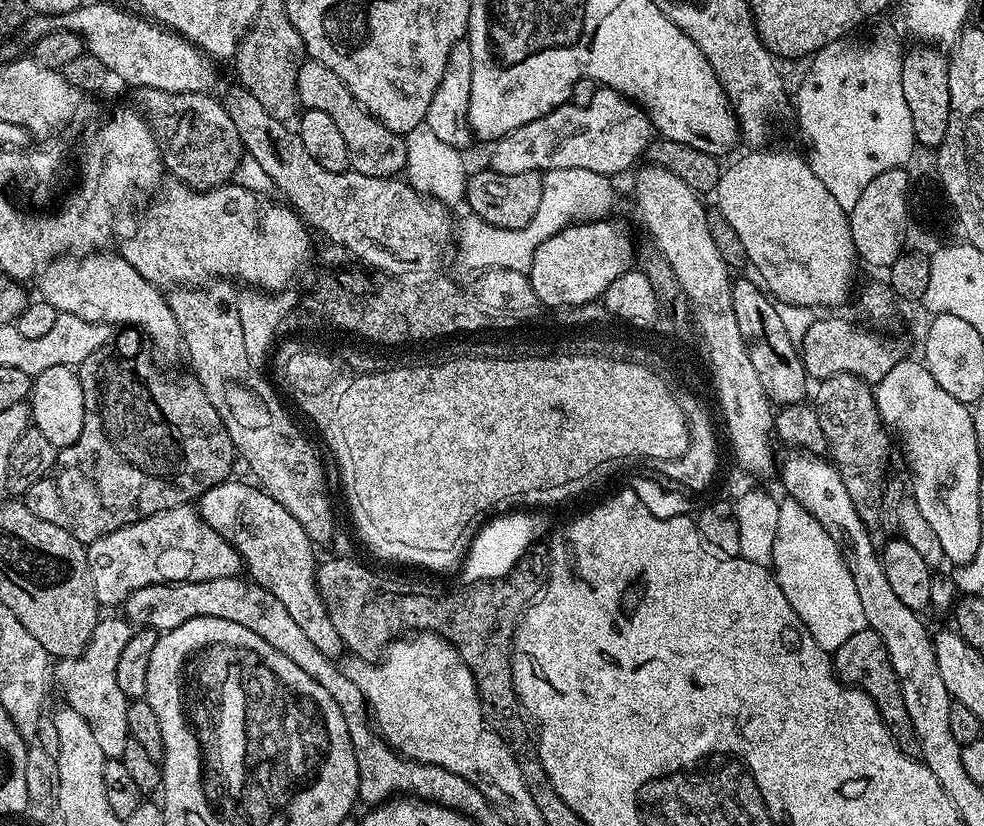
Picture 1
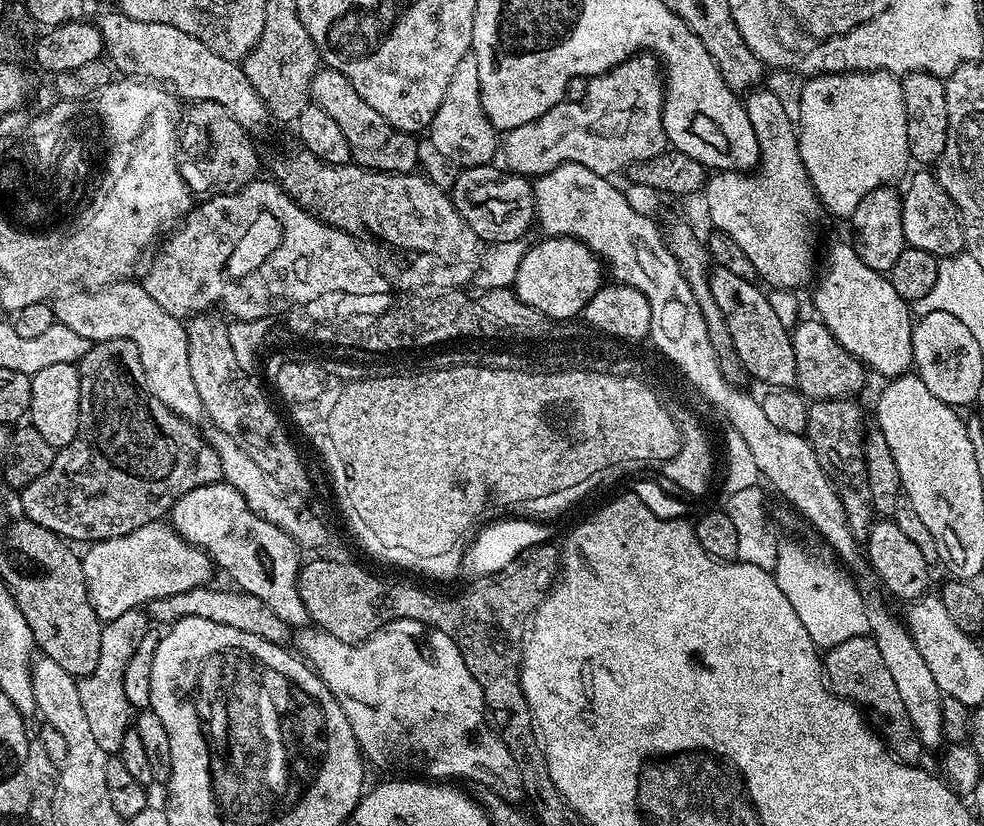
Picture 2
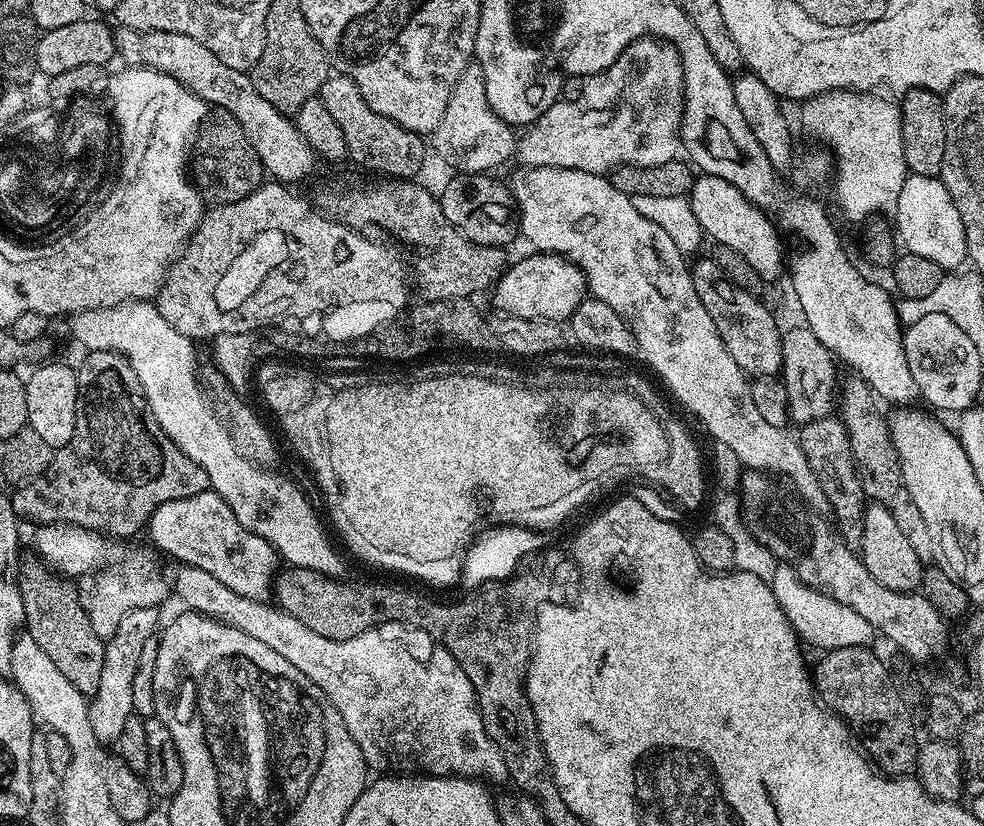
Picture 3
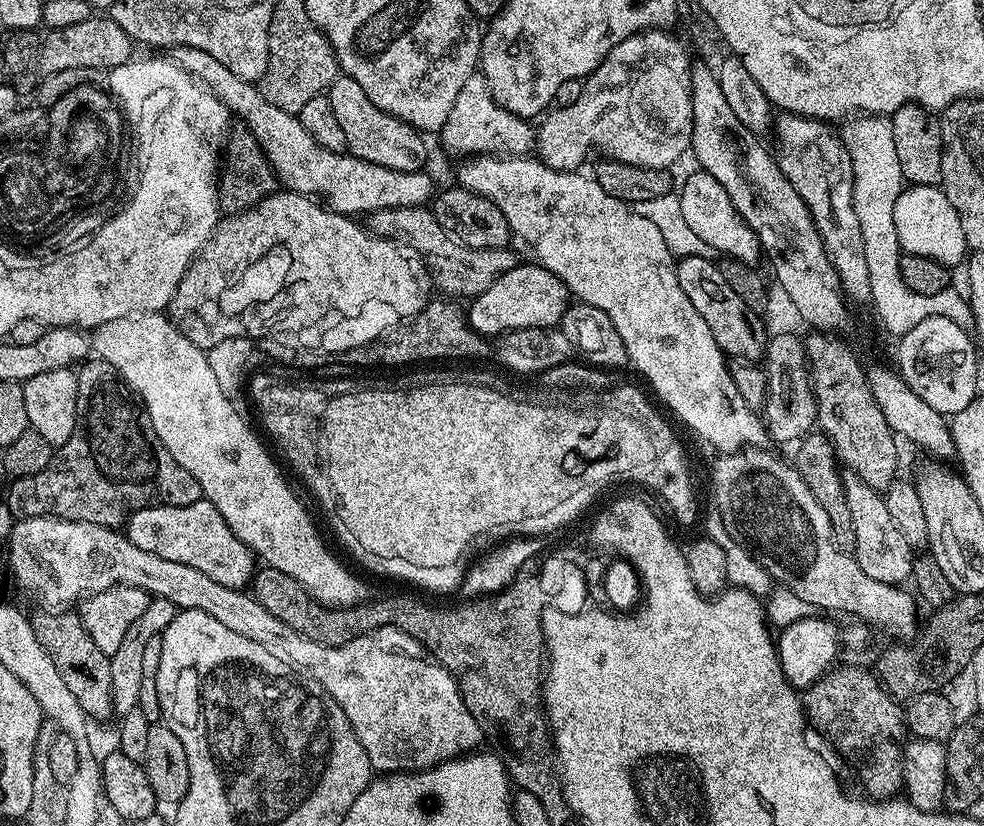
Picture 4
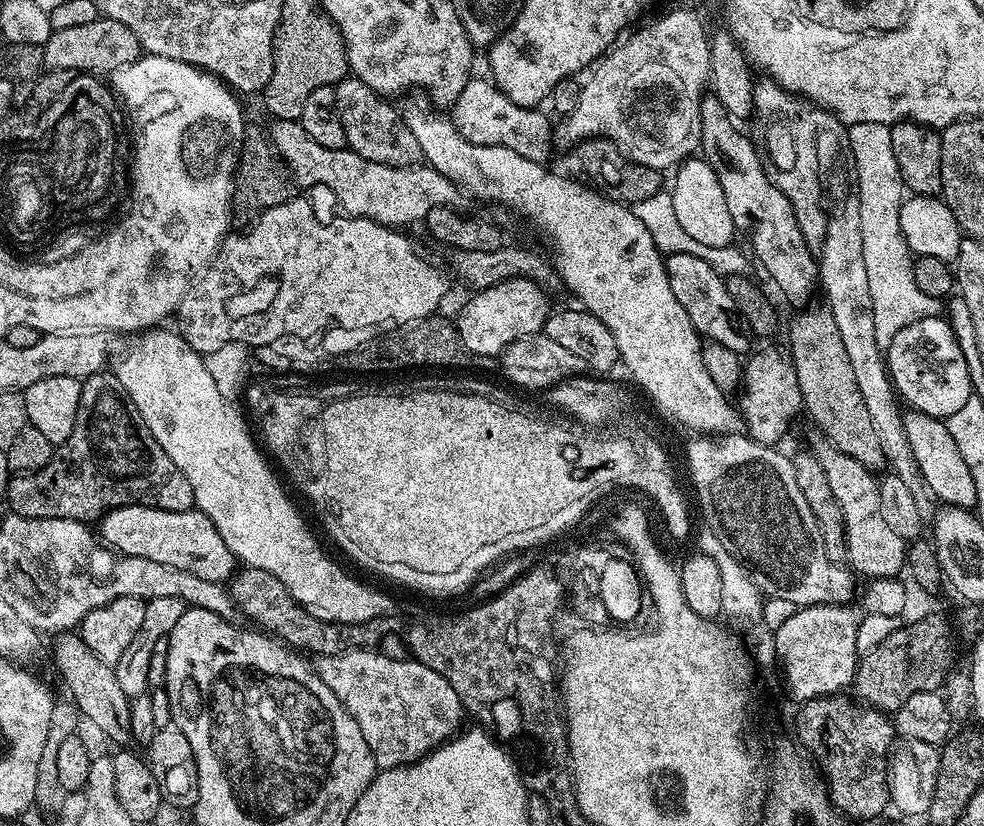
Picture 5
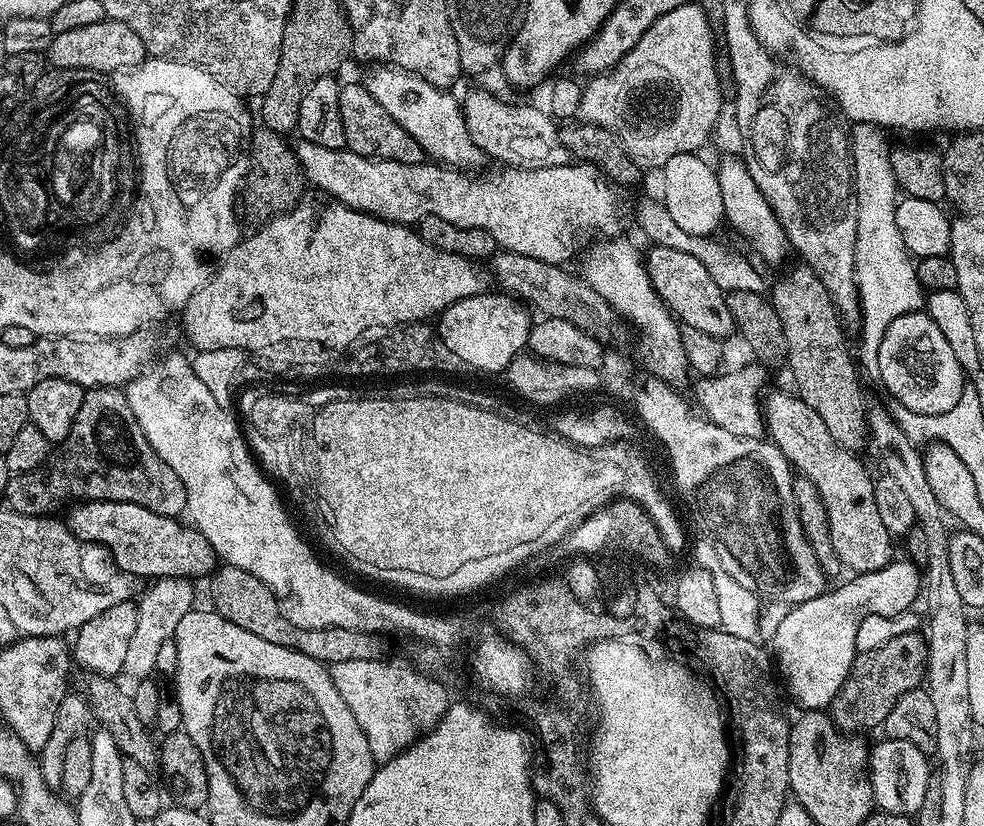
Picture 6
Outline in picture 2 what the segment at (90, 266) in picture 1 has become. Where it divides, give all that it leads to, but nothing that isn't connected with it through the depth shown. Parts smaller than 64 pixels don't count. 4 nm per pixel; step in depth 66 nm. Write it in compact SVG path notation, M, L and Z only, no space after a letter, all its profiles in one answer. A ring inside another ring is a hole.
M117 282L107 288L95 290L76 290L71 294L64 294L55 301L54 311L56 319L61 324L70 326L74 334L86 338L90 342L102 340L129 340L138 346L140 361L144 367L144 384L158 402L162 402L176 416L183 416L189 422L201 419L202 409L198 390L194 390L194 378L190 378L190 354L188 353L188 329L177 317L166 314L154 298L144 289L140 282Z

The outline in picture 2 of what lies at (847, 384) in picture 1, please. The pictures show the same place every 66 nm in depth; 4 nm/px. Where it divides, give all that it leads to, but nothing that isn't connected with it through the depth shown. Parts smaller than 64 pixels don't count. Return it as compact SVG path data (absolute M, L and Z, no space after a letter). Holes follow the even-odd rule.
M852 398L818 400L808 406L808 443L812 445L818 462L836 487L842 510L846 510L846 522L854 530L854 538L867 541L874 523L872 499L868 489L868 471L864 461L864 412Z

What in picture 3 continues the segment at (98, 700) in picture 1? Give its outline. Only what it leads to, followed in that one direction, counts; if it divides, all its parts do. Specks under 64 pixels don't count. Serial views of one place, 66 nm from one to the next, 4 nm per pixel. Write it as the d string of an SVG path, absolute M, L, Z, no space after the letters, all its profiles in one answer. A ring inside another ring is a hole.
M159 607L130 610L122 622L118 622L118 630L104 645L104 661L102 662L102 679L98 682L98 690L88 701L90 714L90 730L105 746L115 745L118 734L122 734L122 726L134 715L132 703L136 700L136 671L140 668L140 659L144 656L144 647L148 639L157 631L156 623L160 620Z

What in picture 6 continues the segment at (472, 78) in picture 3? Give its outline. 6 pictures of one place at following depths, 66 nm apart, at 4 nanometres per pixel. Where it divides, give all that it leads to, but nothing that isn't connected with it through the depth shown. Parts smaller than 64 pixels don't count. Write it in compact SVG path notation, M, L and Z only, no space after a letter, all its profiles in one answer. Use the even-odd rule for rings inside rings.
M472 92L462 100L464 128L470 134L472 142L483 150L485 157L492 159L493 156L496 160L504 160L500 162L513 168L553 168L569 163L570 154L566 146L562 146L557 121L543 107L540 108L535 108L532 104L507 104L488 92Z

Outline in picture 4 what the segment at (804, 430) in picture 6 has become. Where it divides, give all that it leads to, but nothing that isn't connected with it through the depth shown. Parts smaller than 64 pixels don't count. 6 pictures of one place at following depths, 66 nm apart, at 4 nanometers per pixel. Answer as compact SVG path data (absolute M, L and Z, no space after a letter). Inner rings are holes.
M843 473L846 506L850 506L850 518L854 522L854 555L862 571L877 582L903 585L912 575L914 550L902 538L902 530L894 526L894 518L886 511L886 502L881 493L875 492L858 474Z

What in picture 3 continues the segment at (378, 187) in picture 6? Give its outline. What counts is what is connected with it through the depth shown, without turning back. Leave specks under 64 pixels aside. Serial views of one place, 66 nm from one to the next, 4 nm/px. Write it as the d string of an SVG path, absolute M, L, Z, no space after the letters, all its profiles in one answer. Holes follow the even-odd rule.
M123 26L117 27L115 34L116 56L119 59L124 59L123 63L125 65L134 68L153 68L159 72L170 74L174 78L178 78L178 82L186 85L191 92L198 98L205 100L213 109L229 112L242 126L246 138L250 138L250 146L254 146L258 158L264 164L265 173L273 181L285 186L296 186L299 180L306 179L315 170L316 164L318 165L317 154L314 150L310 150L306 138L302 138L302 134L296 129L295 119L291 115L280 112L274 106L270 106L270 102L266 102L266 98L262 98L262 94L258 94L258 86L254 86L248 72L230 69L225 63L220 62L210 50L206 50L205 46L185 36L185 34L143 32L142 30L134 30Z

